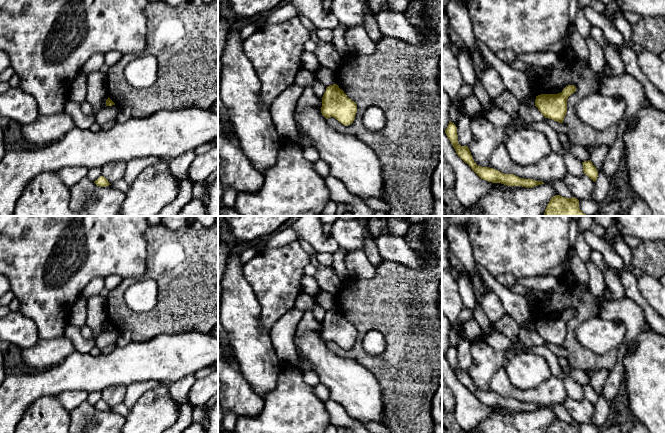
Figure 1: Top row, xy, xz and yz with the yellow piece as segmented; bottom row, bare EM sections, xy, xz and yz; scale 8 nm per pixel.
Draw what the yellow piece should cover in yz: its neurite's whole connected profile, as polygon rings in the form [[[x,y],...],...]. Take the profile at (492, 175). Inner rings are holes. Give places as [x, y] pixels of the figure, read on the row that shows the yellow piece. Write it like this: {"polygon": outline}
{"polygon": [[[449,121],[449,124],[445,130],[447,137],[449,138],[452,146],[454,147],[457,155],[467,163],[471,169],[483,180],[492,183],[501,183],[507,186],[522,186],[526,188],[532,188],[537,185],[544,184],[541,181],[536,181],[532,179],[520,178],[514,174],[504,174],[500,171],[489,168],[478,166],[471,155],[468,146],[461,146],[458,143],[457,127],[454,123]]]}

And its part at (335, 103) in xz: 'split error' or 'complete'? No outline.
complete

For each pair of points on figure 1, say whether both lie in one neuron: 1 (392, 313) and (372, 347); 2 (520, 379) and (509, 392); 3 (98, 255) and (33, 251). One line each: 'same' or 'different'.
1: different
2: different
3: same

